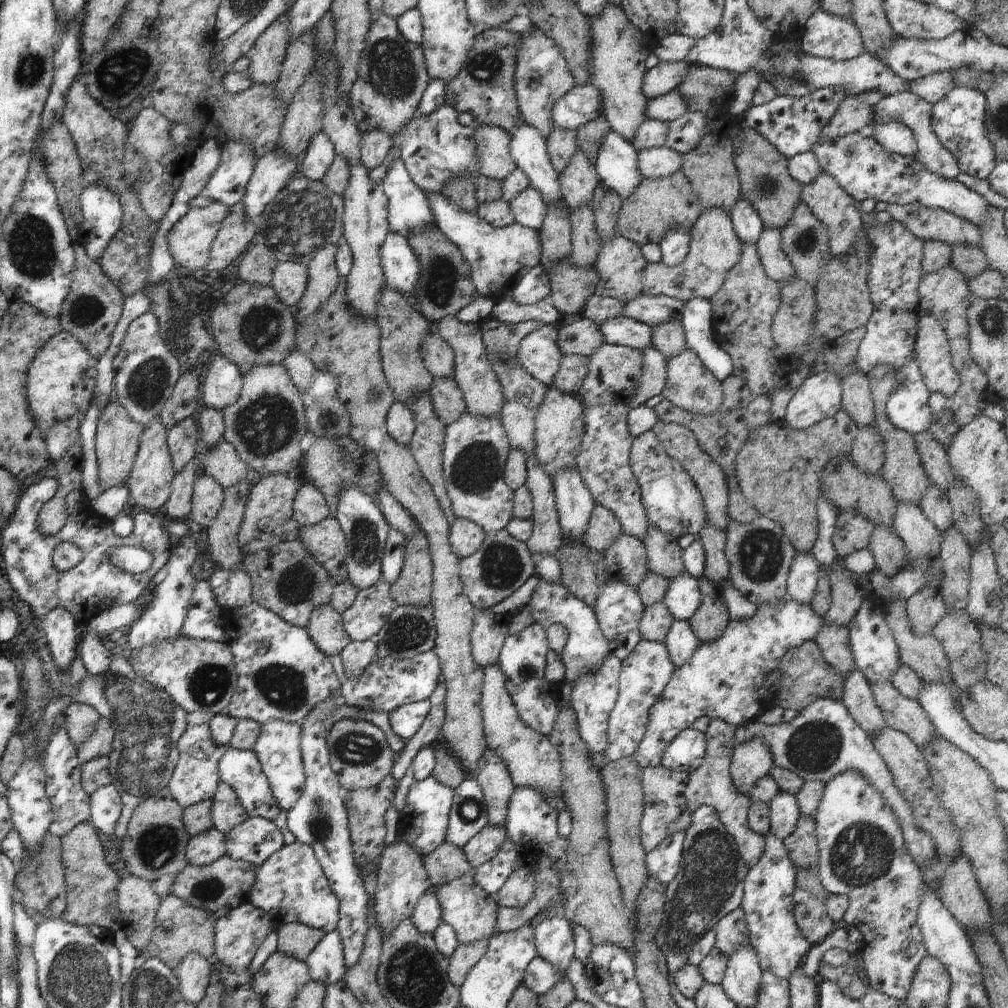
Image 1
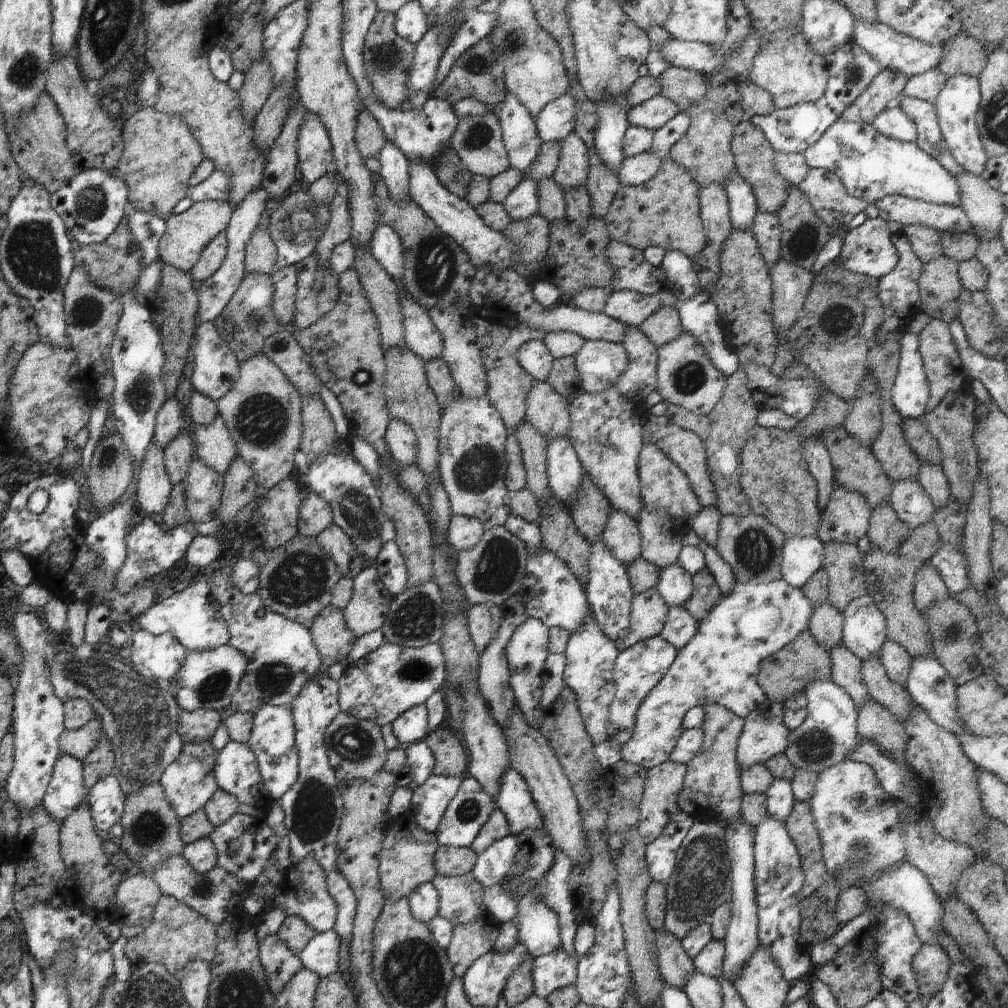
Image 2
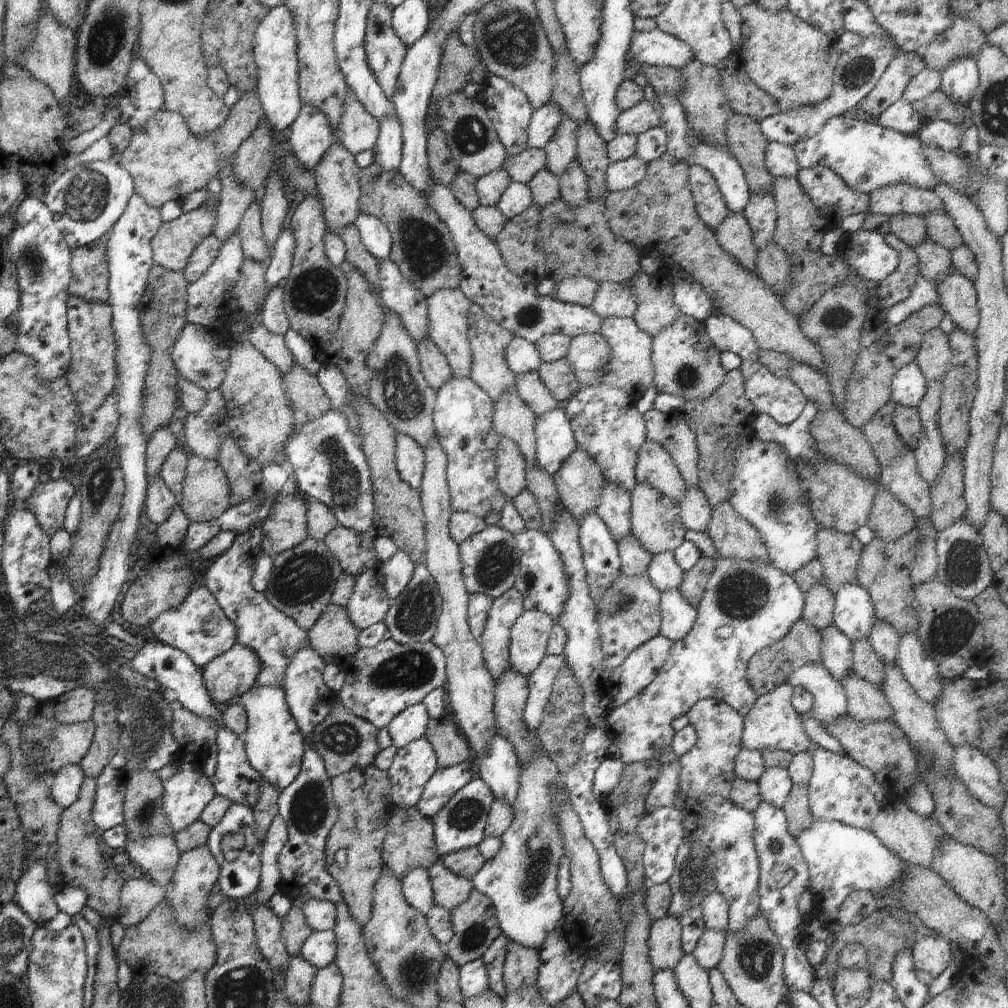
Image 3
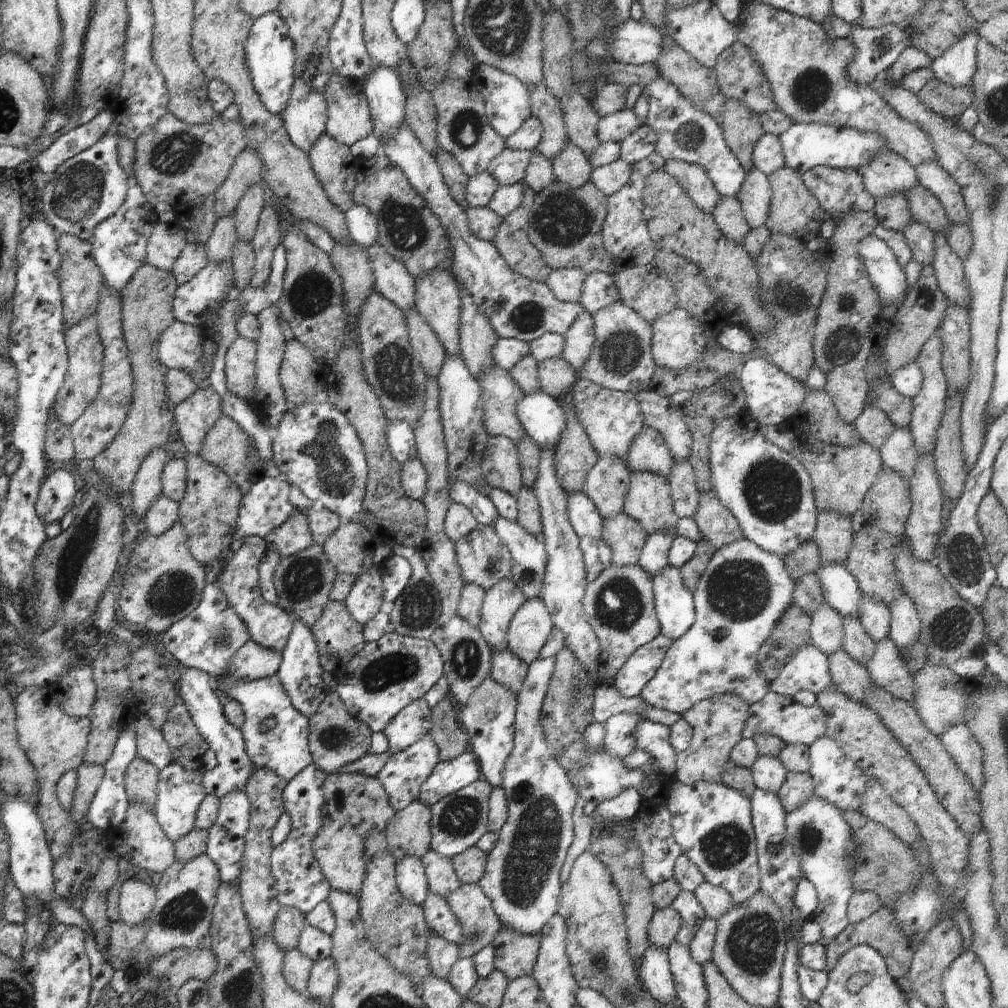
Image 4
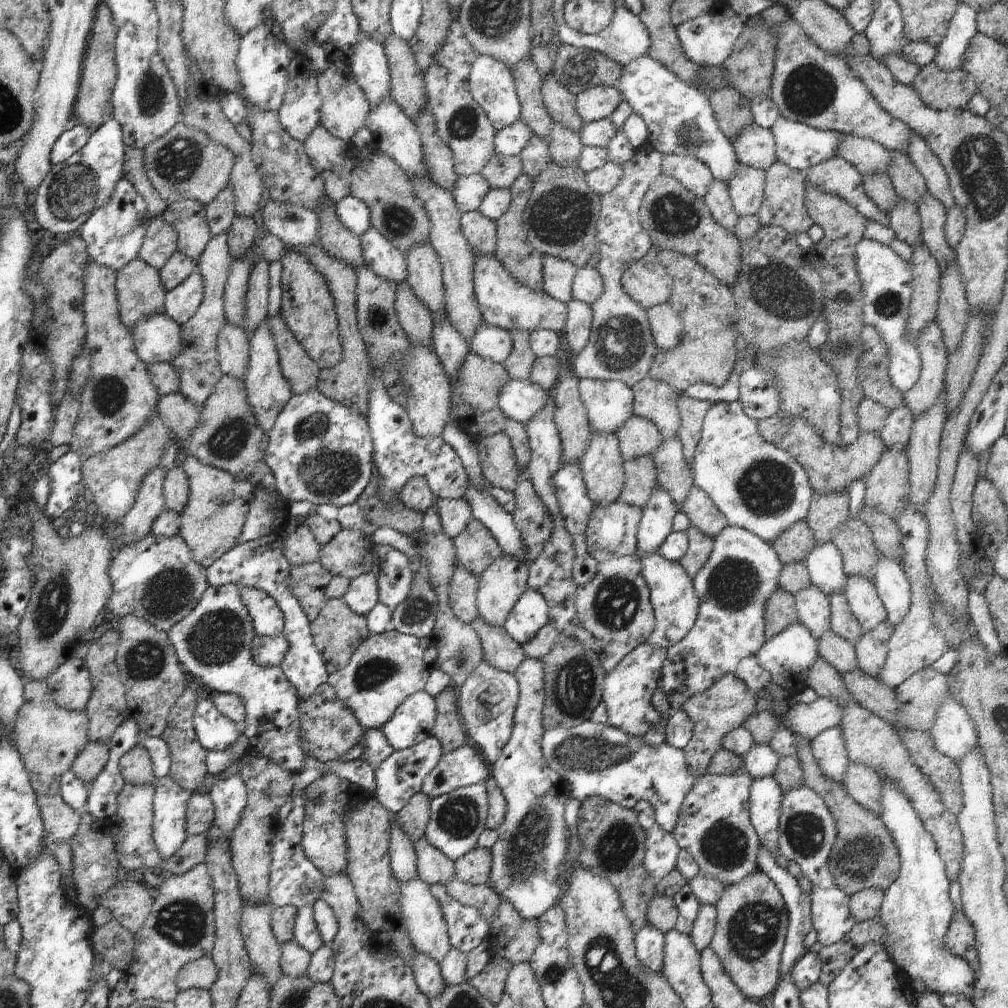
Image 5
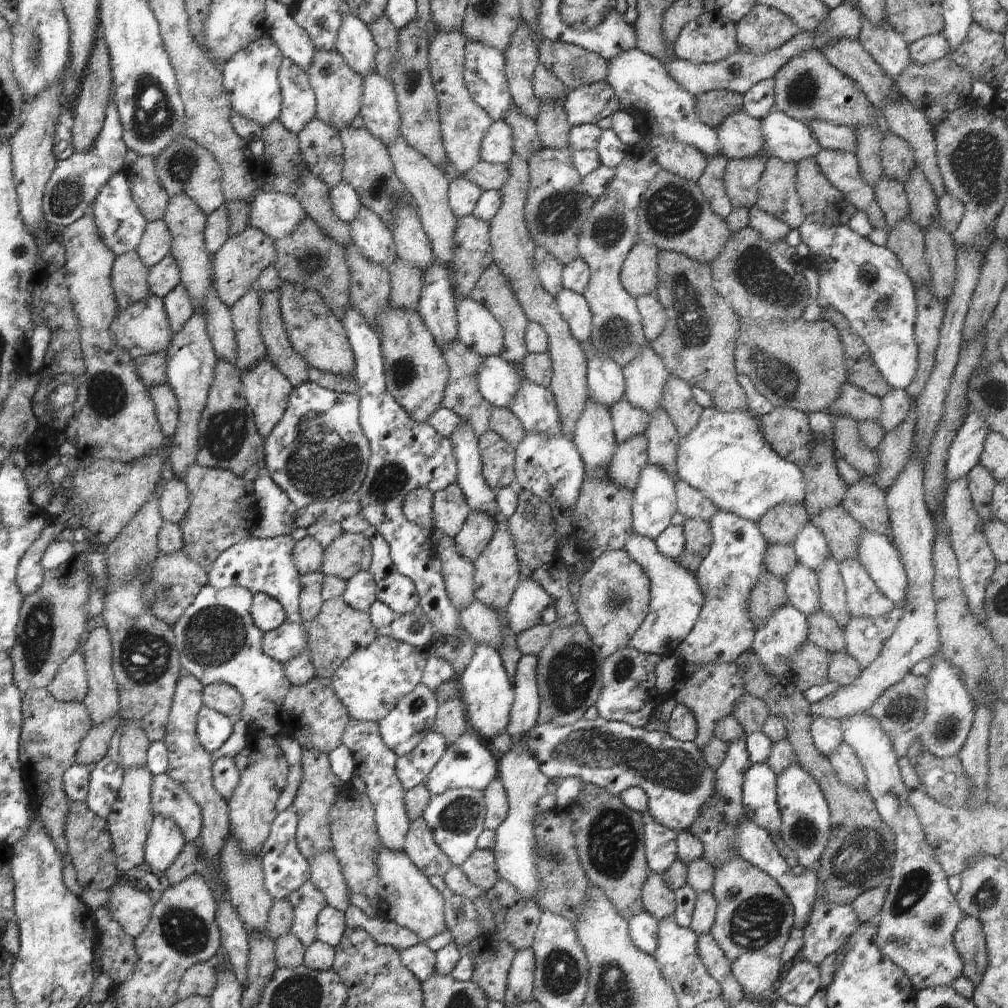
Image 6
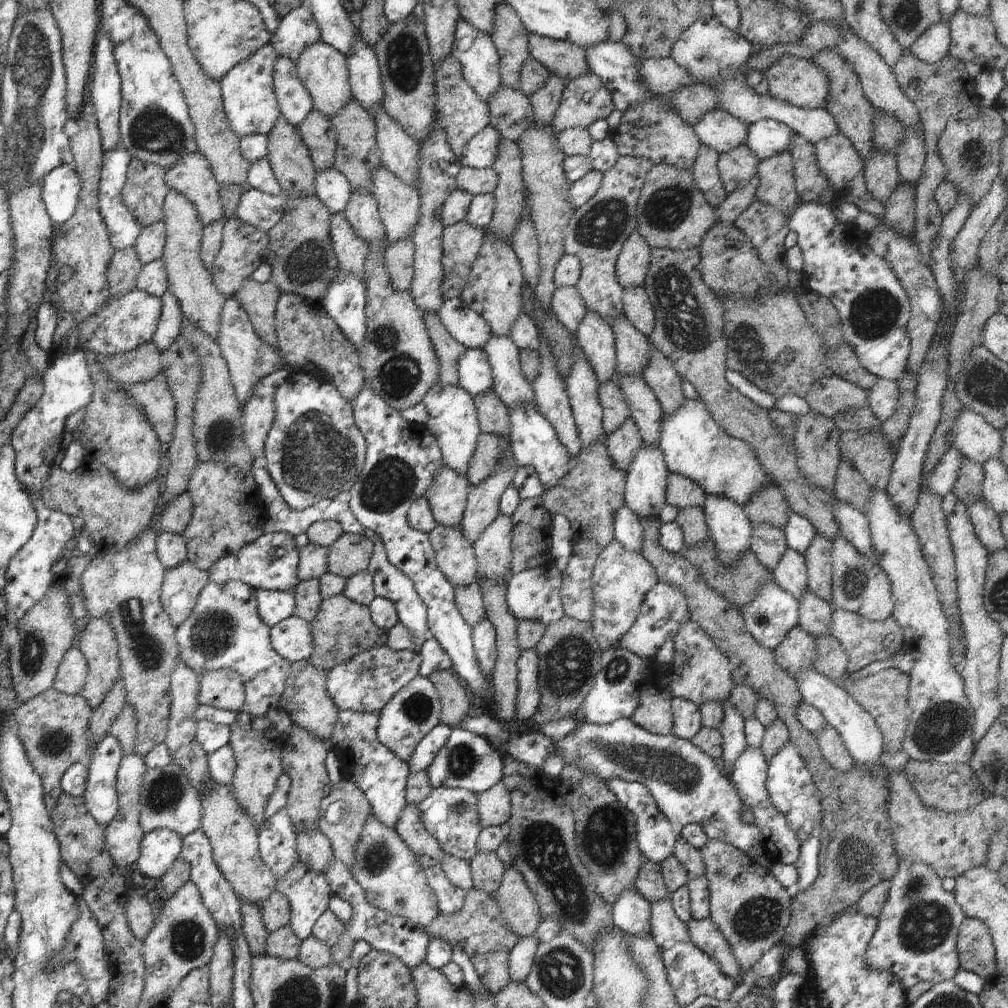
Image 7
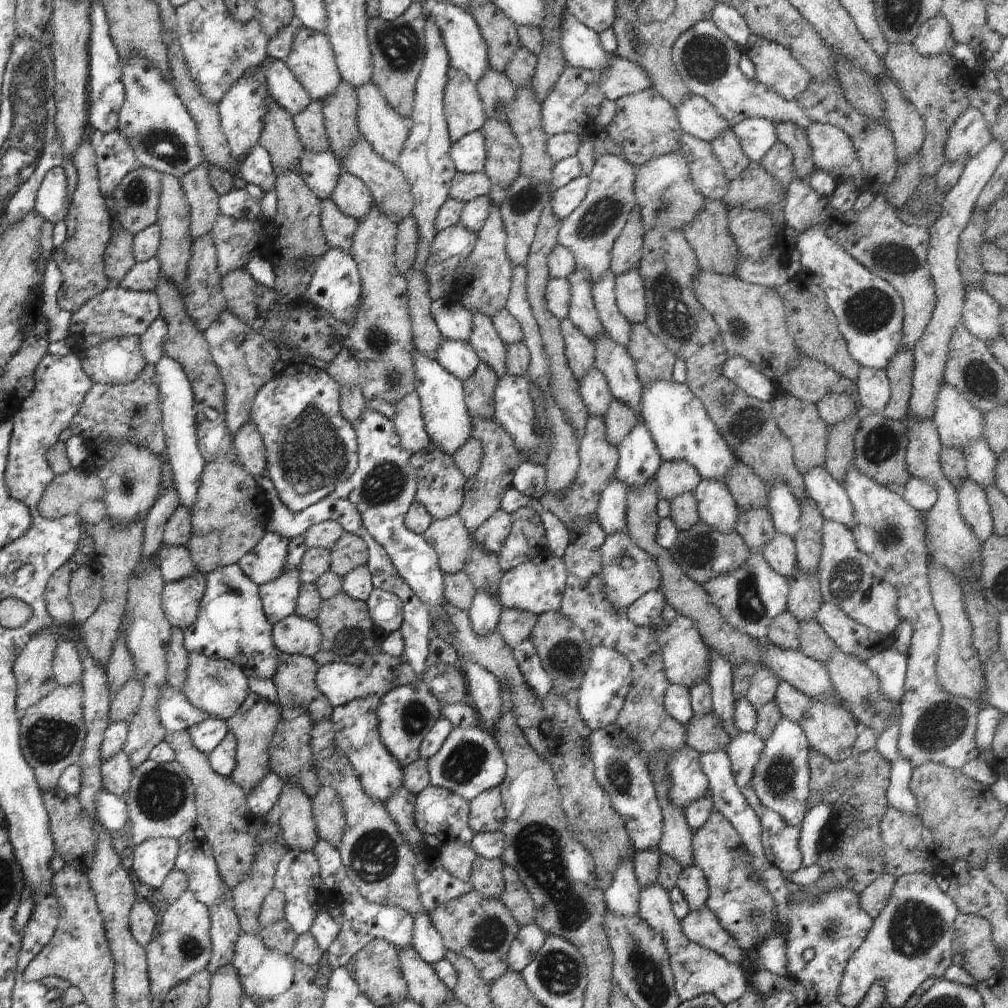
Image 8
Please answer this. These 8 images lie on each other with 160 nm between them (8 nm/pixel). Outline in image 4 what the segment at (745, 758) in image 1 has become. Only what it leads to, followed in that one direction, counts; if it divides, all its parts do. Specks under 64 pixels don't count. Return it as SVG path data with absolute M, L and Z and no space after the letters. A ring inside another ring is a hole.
M770 690L761 701L748 707L748 716L743 730L744 739L752 739L759 734L769 734L781 738L786 745L810 746L815 740L825 736L826 719L828 714L818 704L811 707L802 706L800 703L785 698L781 694Z

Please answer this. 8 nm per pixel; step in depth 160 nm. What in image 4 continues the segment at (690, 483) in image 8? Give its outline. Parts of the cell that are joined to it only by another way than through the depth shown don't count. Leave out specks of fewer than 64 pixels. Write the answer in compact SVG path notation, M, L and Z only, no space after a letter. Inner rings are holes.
M713 490L700 495L693 519L698 525L702 538L706 539L716 550L745 538L738 521L729 510L726 510L725 506L722 506Z

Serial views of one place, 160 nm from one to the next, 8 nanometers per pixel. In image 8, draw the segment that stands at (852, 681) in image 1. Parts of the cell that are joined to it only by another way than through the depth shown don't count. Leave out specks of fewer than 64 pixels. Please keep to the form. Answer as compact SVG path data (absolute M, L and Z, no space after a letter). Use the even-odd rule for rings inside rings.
M776 531L761 553L772 570L780 573L786 580L792 577L798 568L795 540L788 535Z

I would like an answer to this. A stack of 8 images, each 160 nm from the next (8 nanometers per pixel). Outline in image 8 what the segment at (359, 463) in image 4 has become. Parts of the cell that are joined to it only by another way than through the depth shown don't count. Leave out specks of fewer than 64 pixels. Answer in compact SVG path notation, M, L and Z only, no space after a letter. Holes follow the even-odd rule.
M305 362L288 363L275 377L260 387L250 409L250 420L262 435L265 446L266 475L290 512L300 512L336 490L358 468L358 441L350 421L340 410L340 387L326 371Z

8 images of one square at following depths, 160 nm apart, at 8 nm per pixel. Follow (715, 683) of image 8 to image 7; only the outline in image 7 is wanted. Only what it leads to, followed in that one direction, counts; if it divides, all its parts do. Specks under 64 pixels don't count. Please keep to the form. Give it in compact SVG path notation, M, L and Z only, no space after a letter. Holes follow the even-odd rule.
M728 699L720 701L723 706L724 716L722 724L718 729L723 736L723 753L721 760L725 772L730 775L734 763L746 750L745 718L729 703Z

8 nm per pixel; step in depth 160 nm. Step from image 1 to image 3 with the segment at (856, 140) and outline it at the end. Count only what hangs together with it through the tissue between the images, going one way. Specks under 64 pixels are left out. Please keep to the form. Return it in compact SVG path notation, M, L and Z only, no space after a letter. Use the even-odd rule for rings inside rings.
M840 115L828 119L814 136L800 139L792 148L800 169L818 165L828 167L850 188L862 194L868 195L883 186L900 183L930 190L940 182L922 152L918 135L906 136L875 121Z

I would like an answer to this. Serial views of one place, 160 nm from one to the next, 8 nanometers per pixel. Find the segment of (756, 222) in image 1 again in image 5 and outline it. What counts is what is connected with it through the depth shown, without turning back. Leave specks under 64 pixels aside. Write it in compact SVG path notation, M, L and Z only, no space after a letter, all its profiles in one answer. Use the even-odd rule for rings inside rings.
M649 55L623 65L623 73L616 88L622 93L623 98L629 102L633 110L643 116L650 136L646 140L648 144L663 155L684 155L698 159L708 166L714 179L728 184L740 162L733 144L730 144L726 135L722 134L720 130L708 94L705 91L681 81L665 66L650 58Z

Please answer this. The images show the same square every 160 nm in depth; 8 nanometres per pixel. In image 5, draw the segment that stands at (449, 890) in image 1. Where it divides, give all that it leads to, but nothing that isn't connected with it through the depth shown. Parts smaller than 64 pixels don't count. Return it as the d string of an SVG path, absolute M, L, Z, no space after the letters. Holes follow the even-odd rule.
M422 837L419 841L416 841L413 844L416 856L417 856L417 869L419 872L419 878L422 879L425 883L429 885L439 885L446 886L447 883L454 880L455 874L455 861L450 860L440 849L437 849L435 846L432 846L425 837Z

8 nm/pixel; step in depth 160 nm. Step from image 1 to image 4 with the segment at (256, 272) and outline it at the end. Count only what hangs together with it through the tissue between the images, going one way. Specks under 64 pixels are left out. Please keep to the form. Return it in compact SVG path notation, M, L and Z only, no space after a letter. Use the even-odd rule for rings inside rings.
M258 183L246 189L234 210L237 238L241 241L252 242L255 235L259 216L264 208L264 191L260 185Z

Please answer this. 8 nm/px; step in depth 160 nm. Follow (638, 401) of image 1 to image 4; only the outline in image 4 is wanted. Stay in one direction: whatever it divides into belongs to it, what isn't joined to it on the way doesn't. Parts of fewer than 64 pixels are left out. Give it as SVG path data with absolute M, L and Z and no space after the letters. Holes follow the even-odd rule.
M620 300L593 314L593 321L595 341L589 359L578 371L578 377L605 389L635 395L646 391L657 367L651 355L653 328Z

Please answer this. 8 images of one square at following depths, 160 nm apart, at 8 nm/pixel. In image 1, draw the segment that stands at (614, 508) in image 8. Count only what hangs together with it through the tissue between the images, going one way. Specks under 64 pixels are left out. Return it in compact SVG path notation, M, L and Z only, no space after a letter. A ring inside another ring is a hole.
M674 619L663 643L668 649L670 660L676 667L681 667L690 661L694 651L701 645L699 638L691 629L691 624L678 619Z

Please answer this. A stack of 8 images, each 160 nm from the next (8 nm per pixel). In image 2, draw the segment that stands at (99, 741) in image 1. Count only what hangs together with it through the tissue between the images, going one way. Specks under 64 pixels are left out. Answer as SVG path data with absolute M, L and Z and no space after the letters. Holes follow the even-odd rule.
M94 718L78 730L64 729L64 732L59 736L60 748L62 753L70 753L81 761L96 748L102 736L103 724Z

